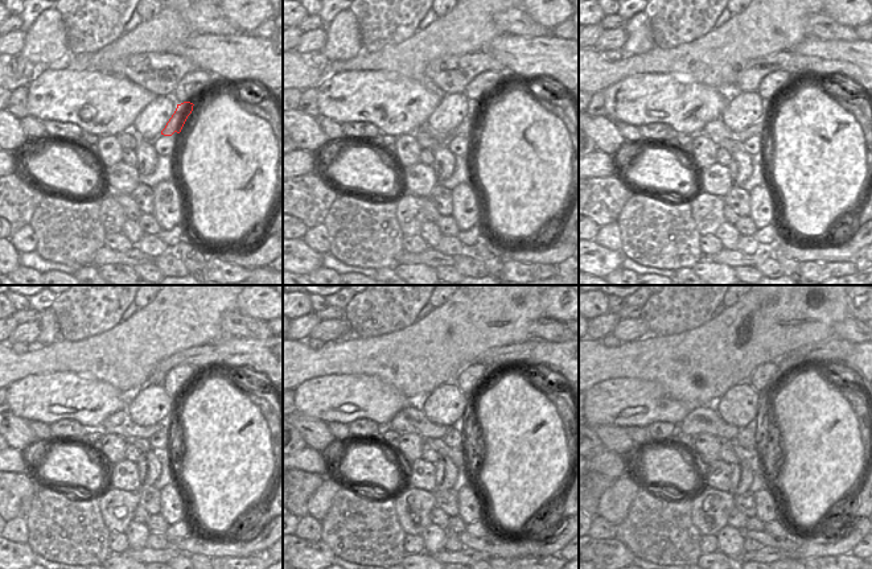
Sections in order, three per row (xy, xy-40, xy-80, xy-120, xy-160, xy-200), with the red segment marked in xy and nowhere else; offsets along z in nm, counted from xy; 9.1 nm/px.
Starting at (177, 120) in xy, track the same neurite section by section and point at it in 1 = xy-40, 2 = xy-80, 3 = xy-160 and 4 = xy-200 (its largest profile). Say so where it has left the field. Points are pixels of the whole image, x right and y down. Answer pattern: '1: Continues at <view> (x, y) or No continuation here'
1: Continues at xy-40 (467, 127)
2: Continues at xy-80 (716, 130)
3: Continues at xy-160 (410, 420)
4: Continues at xy-200 (704, 419)

